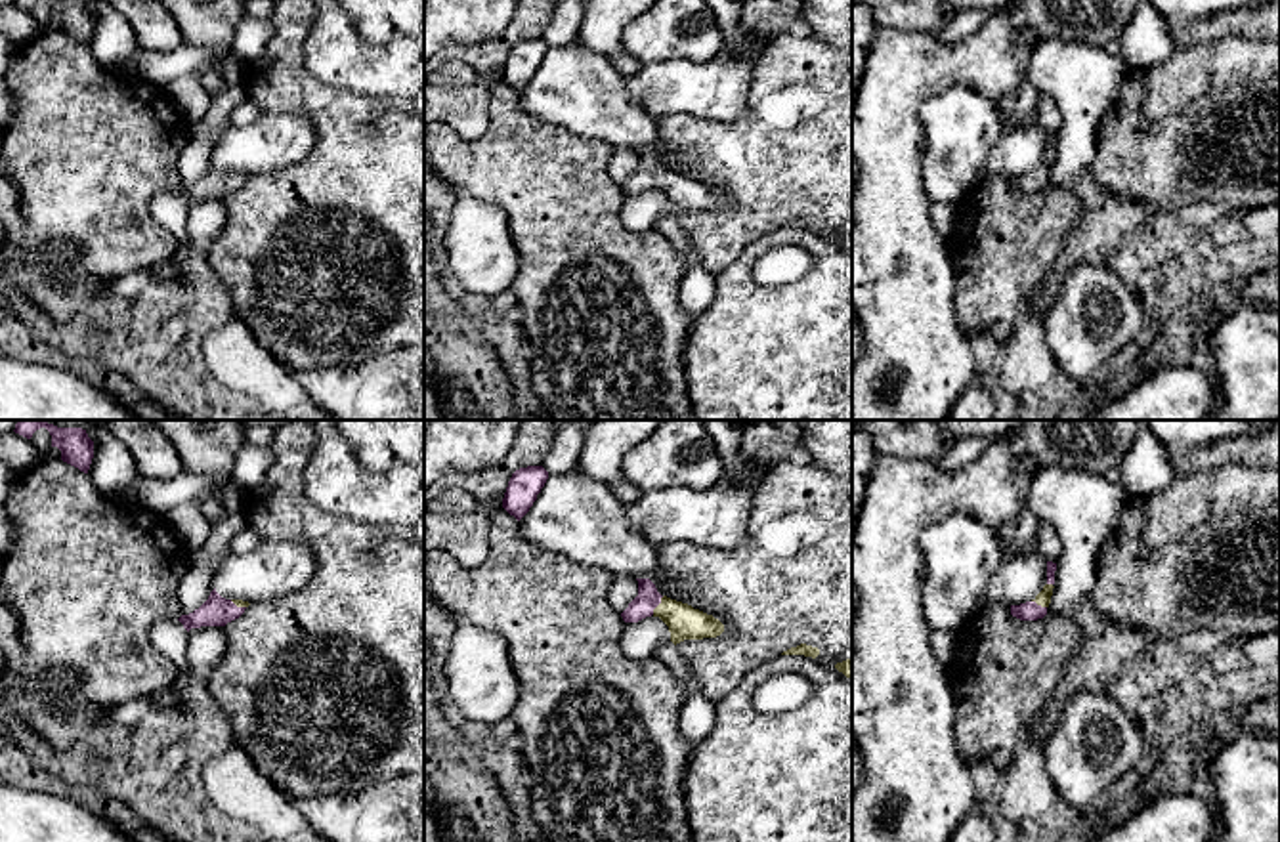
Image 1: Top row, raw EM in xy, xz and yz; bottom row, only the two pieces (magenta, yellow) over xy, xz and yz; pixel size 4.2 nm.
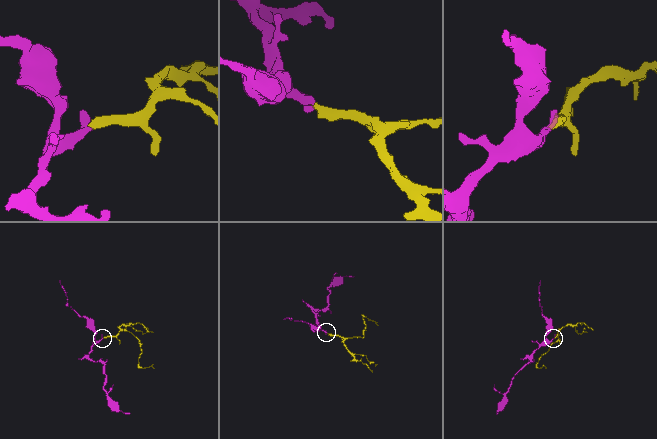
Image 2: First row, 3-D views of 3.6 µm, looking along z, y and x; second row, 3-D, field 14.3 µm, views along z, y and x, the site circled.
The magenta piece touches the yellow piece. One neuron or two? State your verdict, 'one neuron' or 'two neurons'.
one neuron

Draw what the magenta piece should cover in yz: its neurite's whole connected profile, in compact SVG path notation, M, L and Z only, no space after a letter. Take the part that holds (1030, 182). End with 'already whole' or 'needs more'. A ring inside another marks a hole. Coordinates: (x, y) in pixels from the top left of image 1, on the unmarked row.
M1047 134L1047 157L1043 158L1043 162L1026 176L1020 178L1011 178L1011 187L1020 191L1020 193L1037 193L1043 191L1047 187L1047 179L1051 176L1051 168L1053 168L1053 157L1055 157L1055 143L1056 143L1056 136Z; needs more

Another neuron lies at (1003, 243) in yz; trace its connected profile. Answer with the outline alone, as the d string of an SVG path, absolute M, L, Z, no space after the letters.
M982 170L957 204L955 227L948 239L955 271L953 307L961 330L988 330L999 344L1007 344L1030 302L1045 290L1047 273L1081 216L1074 187L1020 193L1011 187L1011 178Z

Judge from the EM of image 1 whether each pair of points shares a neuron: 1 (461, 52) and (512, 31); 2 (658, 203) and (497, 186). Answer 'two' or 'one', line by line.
1: one
2: two

